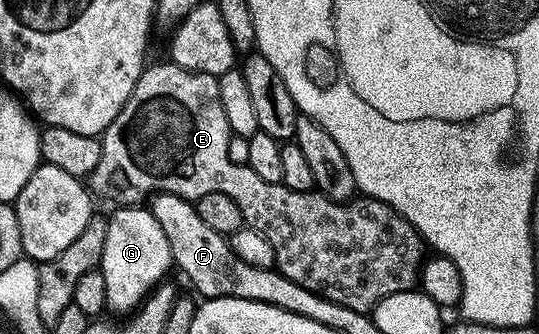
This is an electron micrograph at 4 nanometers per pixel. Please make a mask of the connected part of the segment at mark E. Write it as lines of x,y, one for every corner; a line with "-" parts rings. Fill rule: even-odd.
172,62
157,64
154,68
153,65
146,67
144,74
139,78
139,82
131,94
131,98
127,102
127,106
123,106
119,118
105,131
105,135
101,140
101,161
91,177
92,191
98,197
101,195
106,196
109,200
114,200
114,205
117,206
137,206
155,196
181,196
185,200
196,202
207,198
207,194
227,194
227,198
232,198
239,206
239,210
243,210
245,227
263,234
263,238
267,238
267,242
271,242
271,250
275,250
276,271
283,273
287,278
291,278
291,282
295,282
295,286
303,286
303,290
311,290
311,294
319,294
319,298
327,298
327,302
335,302
339,306
347,306
347,310
369,314
379,306
379,302
383,302
395,294
414,291
418,287
421,280
421,270
427,259
427,245
411,226
411,222
404,220
394,208
378,200
370,200
368,198
354,198
348,203
341,203
333,201
318,190
296,192
288,188
286,184
266,182
265,179
259,178
259,174
255,174
255,170
251,170
248,164
236,165
234,162
231,162
231,157
228,153
230,139
231,133
229,131
229,123
227,122
227,114
223,110
223,94
219,90
218,77
211,74
199,74
191,70
183,70
178,64

